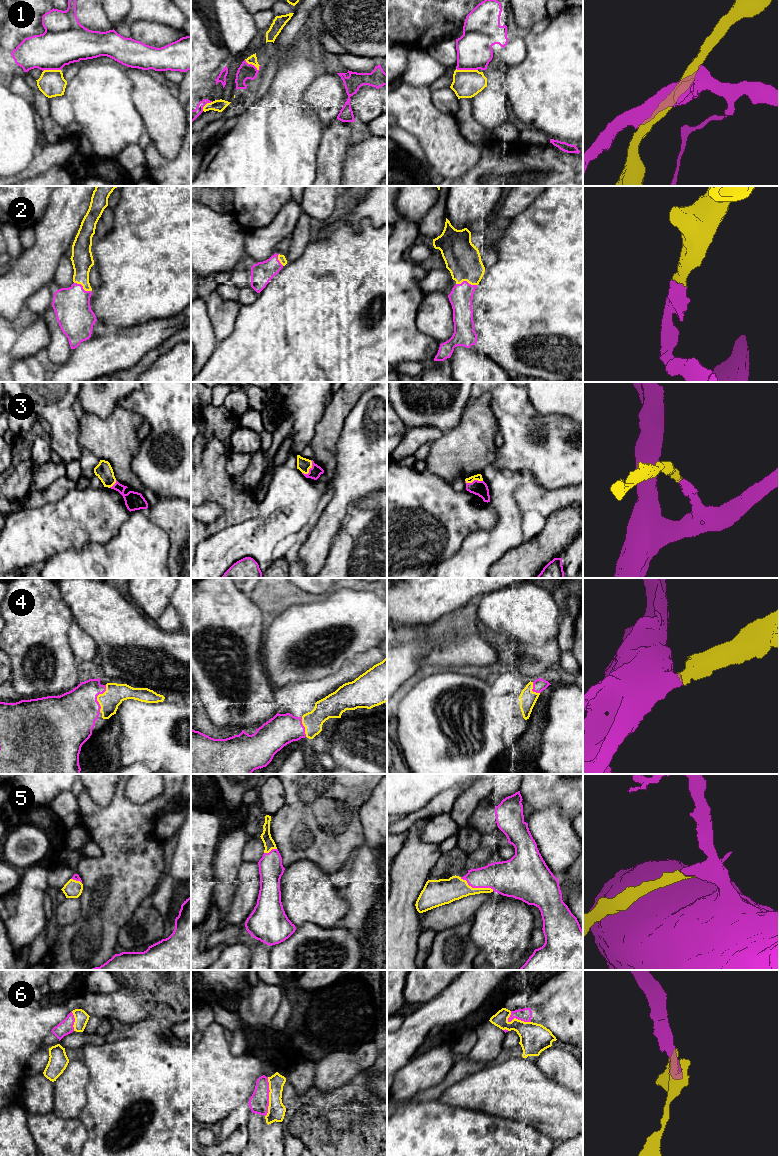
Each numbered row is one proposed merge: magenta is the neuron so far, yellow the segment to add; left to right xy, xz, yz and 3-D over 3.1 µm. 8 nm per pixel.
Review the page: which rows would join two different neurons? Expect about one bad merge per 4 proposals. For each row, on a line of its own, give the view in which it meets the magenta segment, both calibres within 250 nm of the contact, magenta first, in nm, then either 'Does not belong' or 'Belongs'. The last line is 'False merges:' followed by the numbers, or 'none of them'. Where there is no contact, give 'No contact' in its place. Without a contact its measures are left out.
1: Touches magenta in yz. Thickness 280 nm (magenta) against 220 nm. Does not belong
2: Touches magenta in yz. Thickness 180 nm (magenta) against 280 nm. Belongs
3: Touches magenta in xz. Thickness 100 nm (magenta) against 110 nm. Belongs
4: Touches magenta in xy. Thickness 380 nm (magenta) against 160 nm. Belongs
5: Touches magenta in yz. Thickness 260 nm (magenta) against 190 nm. Belongs
6: Touches magenta in xz. Thickness 160 nm (magenta) against 140 nm. Does not belong
False merges: 1, 6

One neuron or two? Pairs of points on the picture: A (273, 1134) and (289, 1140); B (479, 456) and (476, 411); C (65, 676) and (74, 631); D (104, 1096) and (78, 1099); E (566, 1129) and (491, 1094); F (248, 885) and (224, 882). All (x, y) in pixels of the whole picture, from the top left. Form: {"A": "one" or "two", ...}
{"A": "two", "B": "one", "C": "two", "D": "two", "E": "one", "F": "two"}

